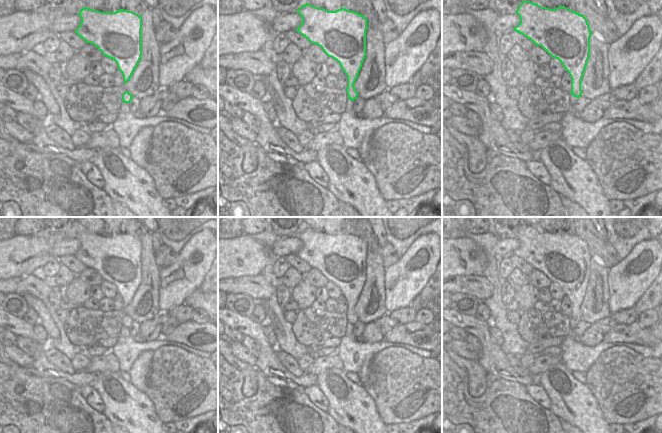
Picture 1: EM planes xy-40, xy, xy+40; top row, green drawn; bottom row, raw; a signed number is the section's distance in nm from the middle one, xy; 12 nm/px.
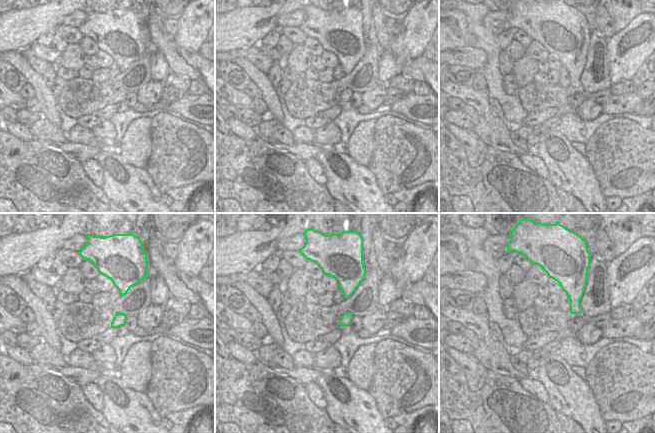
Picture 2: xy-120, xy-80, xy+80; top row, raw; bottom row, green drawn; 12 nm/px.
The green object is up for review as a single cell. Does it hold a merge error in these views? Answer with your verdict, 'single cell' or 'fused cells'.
single cell

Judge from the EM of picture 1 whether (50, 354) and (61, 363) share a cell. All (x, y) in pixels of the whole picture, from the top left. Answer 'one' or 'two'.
one

